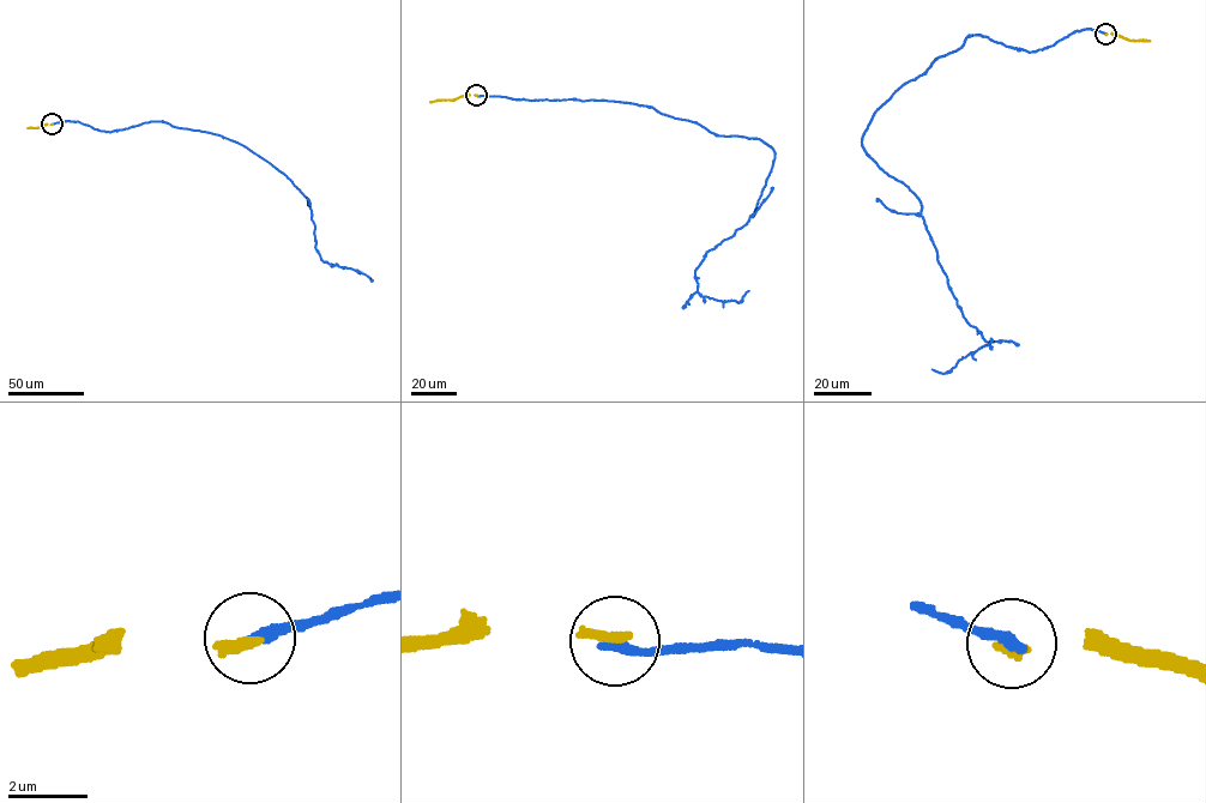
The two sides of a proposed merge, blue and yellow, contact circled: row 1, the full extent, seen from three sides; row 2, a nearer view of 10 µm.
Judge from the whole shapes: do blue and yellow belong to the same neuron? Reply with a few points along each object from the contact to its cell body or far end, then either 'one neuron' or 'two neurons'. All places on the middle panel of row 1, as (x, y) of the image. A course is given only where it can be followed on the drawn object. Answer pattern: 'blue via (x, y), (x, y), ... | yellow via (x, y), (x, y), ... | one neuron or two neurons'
blue via (476, 95), (651, 107), (772, 148), (753, 217), (706, 252), (694, 273), (700, 296), (740, 302), (748, 290) | yellow via (476, 95), (430, 102) | two neurons

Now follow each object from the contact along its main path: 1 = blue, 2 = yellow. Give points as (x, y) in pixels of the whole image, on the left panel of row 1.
1: (52, 124), (79, 121), (110, 132), (163, 121), (237, 142), (287, 175), (306, 198), (321, 259), (372, 279)
2: (52, 124), (28, 128)

